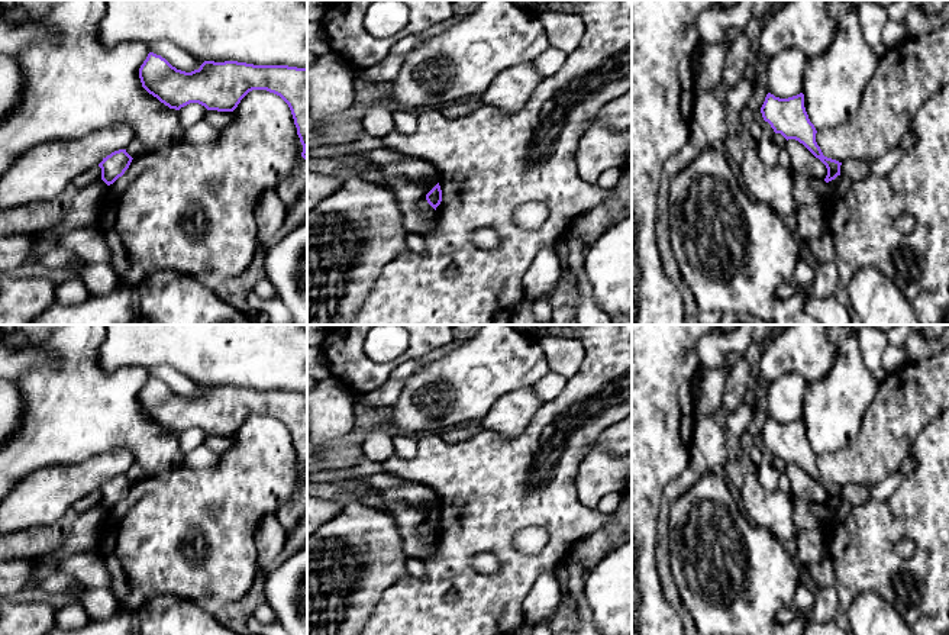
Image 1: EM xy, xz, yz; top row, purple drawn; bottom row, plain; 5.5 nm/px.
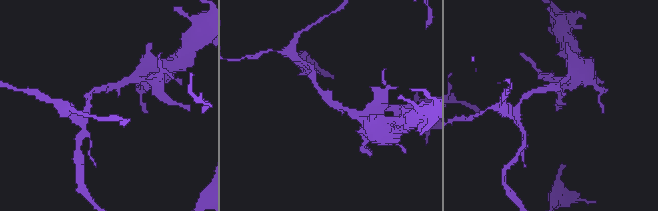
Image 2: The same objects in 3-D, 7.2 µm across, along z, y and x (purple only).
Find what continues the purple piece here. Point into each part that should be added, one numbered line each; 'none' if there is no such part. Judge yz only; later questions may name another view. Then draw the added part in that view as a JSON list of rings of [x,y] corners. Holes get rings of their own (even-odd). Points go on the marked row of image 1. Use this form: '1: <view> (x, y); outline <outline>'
none

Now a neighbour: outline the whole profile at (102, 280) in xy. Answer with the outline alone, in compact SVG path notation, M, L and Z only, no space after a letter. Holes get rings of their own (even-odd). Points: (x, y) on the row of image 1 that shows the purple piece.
M109 262L90 264L84 268L84 277L91 296L109 296L119 286L119 273Z

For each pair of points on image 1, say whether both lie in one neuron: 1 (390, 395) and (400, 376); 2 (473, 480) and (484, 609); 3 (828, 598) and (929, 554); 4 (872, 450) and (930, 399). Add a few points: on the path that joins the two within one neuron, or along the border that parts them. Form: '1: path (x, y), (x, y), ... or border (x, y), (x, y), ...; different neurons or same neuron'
1: path (390, 390), (397, 380); same neuron
2: path (473, 512), (473, 526), (462, 537), (462, 577); same neuron
3: border (833, 586), (838, 595), (838, 611), (832, 619); different neurons
4: path (887, 435), (916, 406); same neuron

